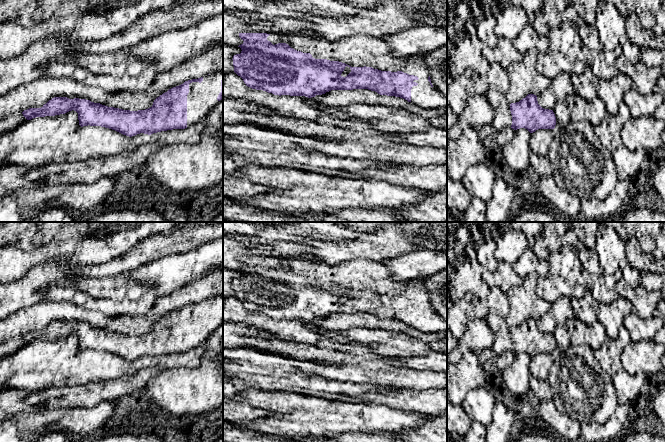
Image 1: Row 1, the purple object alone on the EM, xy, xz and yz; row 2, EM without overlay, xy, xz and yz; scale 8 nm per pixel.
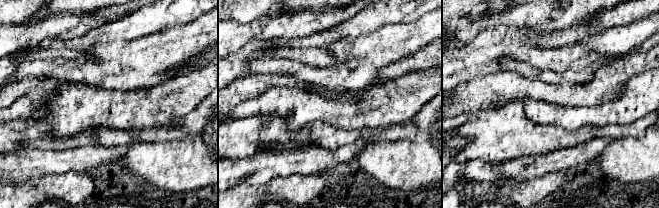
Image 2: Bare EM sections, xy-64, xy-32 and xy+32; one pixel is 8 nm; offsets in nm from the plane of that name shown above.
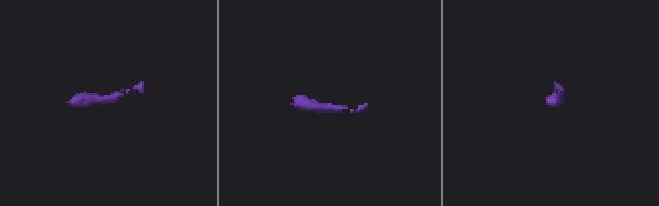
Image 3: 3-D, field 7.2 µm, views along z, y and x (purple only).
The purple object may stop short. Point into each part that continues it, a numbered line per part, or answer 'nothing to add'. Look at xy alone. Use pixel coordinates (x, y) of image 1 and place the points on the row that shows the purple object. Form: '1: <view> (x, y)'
1: xy (202, 97)

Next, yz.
1: yz (502, 118)

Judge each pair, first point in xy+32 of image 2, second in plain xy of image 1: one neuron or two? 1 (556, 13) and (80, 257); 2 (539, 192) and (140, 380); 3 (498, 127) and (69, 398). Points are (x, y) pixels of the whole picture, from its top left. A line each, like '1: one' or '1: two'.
1: one
2: two
3: two

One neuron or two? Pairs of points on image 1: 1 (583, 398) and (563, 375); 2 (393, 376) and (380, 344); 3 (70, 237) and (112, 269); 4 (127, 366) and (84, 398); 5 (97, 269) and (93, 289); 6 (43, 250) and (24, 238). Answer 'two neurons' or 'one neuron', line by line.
1: one neuron
2: two neurons
3: two neurons
4: two neurons
5: two neurons
6: one neuron

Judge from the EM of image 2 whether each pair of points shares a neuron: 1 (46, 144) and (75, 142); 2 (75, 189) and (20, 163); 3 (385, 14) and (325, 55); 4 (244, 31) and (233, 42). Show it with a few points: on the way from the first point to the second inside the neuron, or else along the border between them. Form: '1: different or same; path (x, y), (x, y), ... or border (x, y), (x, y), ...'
1: same; path (53, 144), (68, 143)
2: different; border (68, 171), (45, 174), (35, 182), (23, 181)
3: different; border (312, 47), (321, 48)
4: same; path (241, 34), (236, 39)

